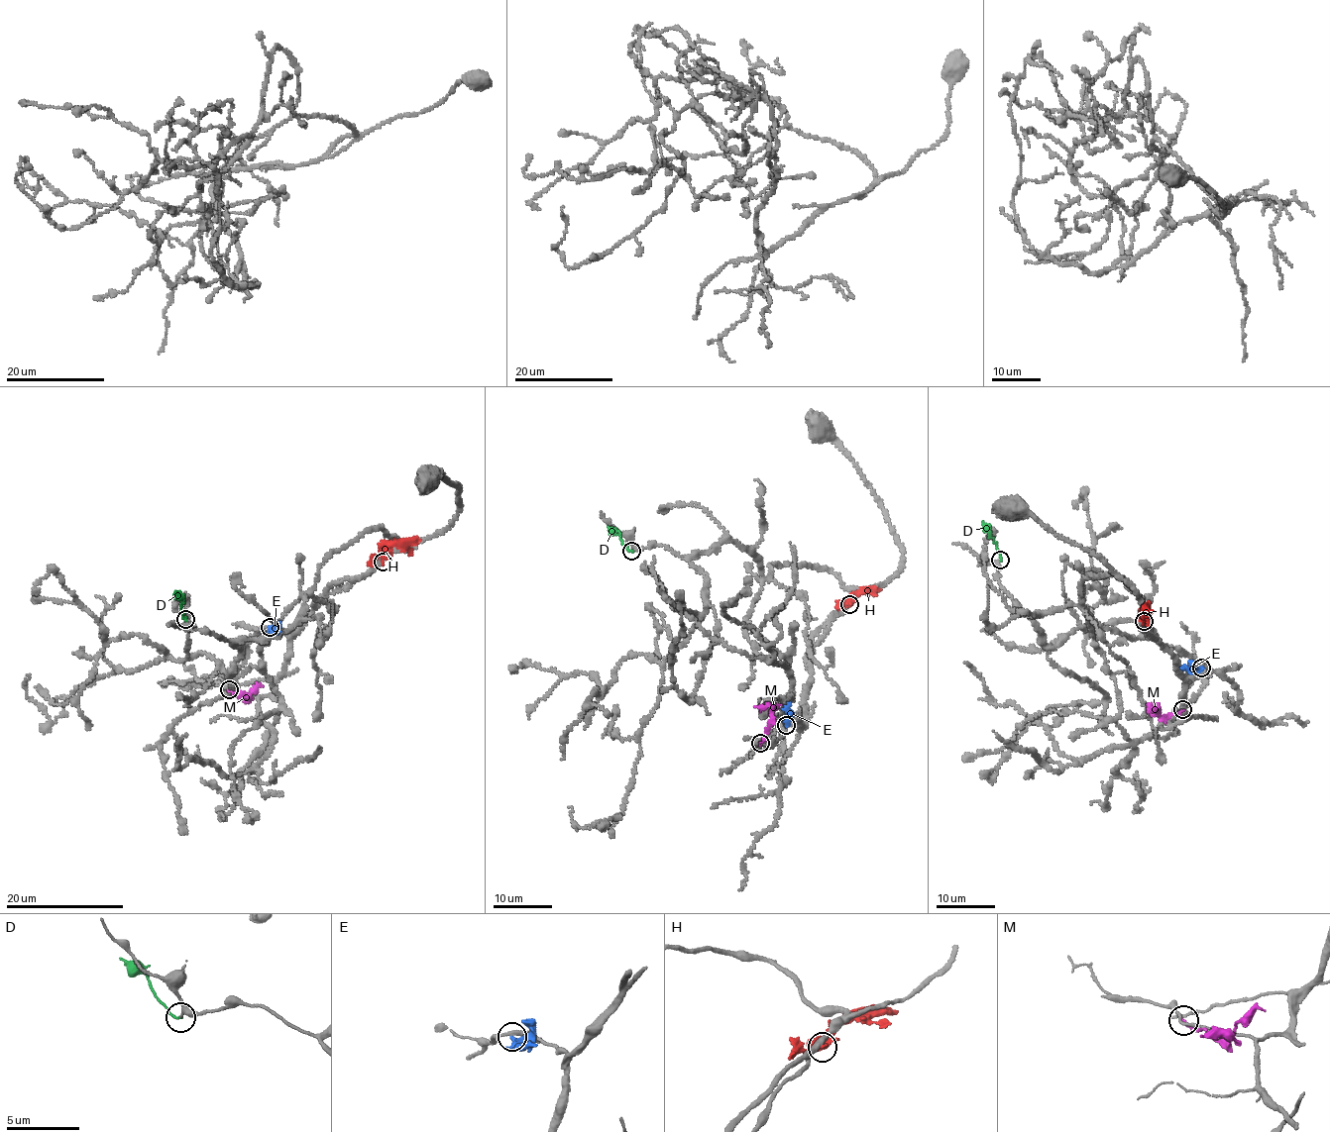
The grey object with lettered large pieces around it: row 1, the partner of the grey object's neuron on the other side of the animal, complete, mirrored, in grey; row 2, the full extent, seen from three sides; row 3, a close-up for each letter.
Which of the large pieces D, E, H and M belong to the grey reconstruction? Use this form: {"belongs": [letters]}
{"belongs": ["D"]}

